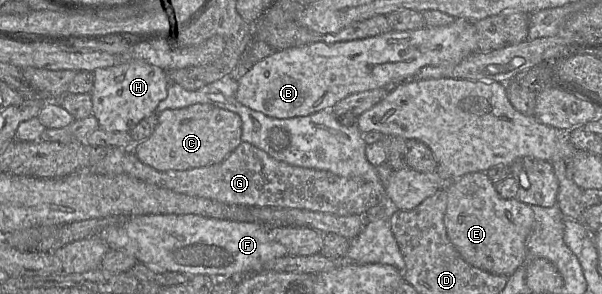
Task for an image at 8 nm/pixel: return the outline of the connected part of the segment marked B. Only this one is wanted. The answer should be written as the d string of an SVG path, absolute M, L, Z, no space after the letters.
M455 19L447 26L423 27L416 30L395 31L364 39L335 43L315 42L303 46L277 50L256 62L238 78L236 99L241 104L266 116L287 119L307 116L331 108L348 95L377 88L391 88L410 80L424 66L457 64L478 50L475 21Z

